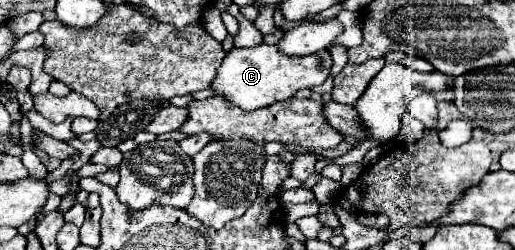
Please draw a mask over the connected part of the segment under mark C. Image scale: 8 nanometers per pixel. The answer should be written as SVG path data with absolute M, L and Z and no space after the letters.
M251 46L251 48L233 48L223 58L215 80L211 82L211 90L215 96L235 104L243 110L257 110L271 106L281 100L289 100L301 88L313 88L327 80L331 68L331 54L321 50L313 56L285 56L277 50L277 46Z

